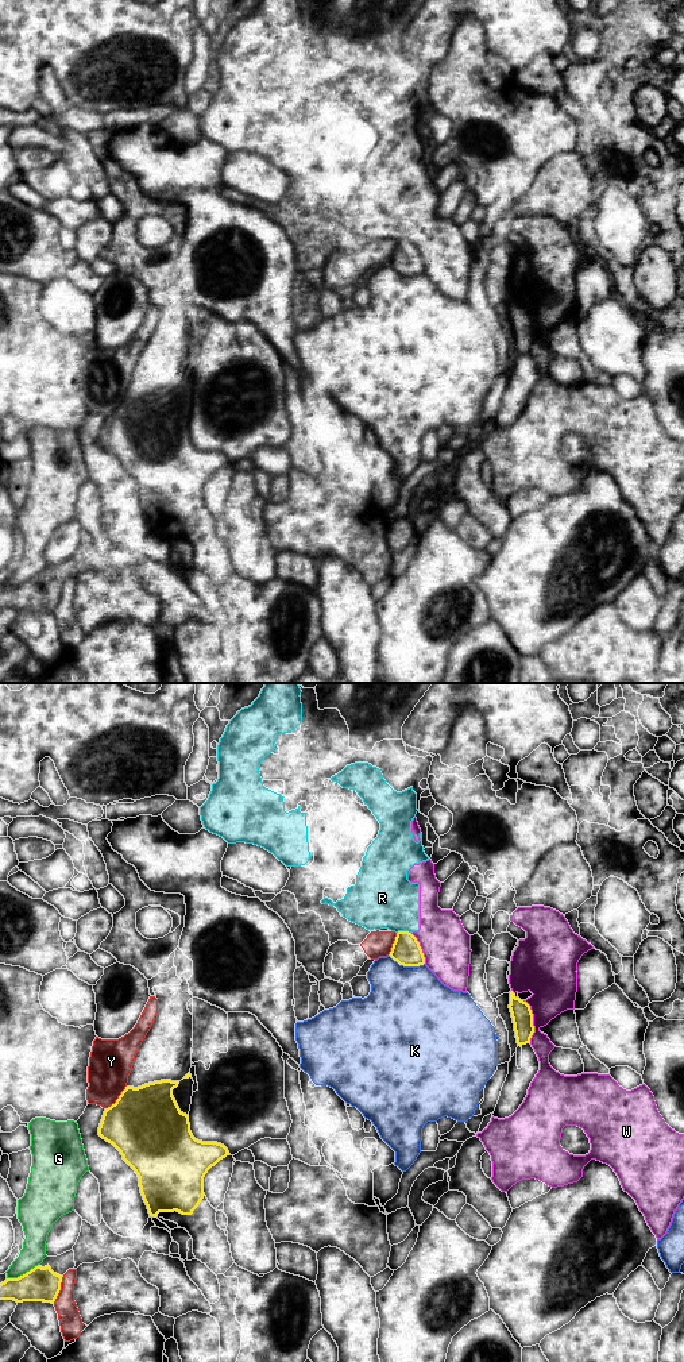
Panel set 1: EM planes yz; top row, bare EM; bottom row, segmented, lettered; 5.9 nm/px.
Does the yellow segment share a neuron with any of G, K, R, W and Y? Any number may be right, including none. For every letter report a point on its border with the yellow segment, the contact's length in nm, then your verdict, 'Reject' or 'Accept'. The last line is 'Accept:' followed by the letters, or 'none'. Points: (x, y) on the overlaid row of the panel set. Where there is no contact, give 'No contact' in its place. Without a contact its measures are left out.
G: Touches yellow at yz (23, 1274). Shared border 220 nm. Reject
K: Touches yellow at yz (406, 965). Shared border 220 nm. Reject
R: Touches yellow at yz (404, 932). Shared border 90 nm. Reject
W: Touches yellow at yz (532, 1021). Shared border 260 nm. Reject
Y: Touches yellow at yz (118, 1099). Shared border 190 nm. Reject
Accept: none

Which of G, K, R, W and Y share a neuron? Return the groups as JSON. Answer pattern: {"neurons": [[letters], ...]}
{"neurons": [["G"], ["K"], ["R", "W"], ["Y"]]}

